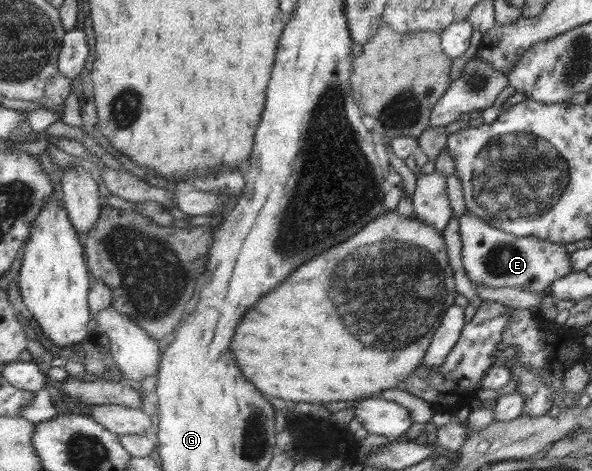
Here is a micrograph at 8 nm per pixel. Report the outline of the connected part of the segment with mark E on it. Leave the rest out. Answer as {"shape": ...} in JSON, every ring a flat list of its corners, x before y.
{"shape":[[467,208,458,217,457,229,461,241,461,263,472,286,513,287,539,293,573,270,563,244,535,236,511,235,476,218]]}

